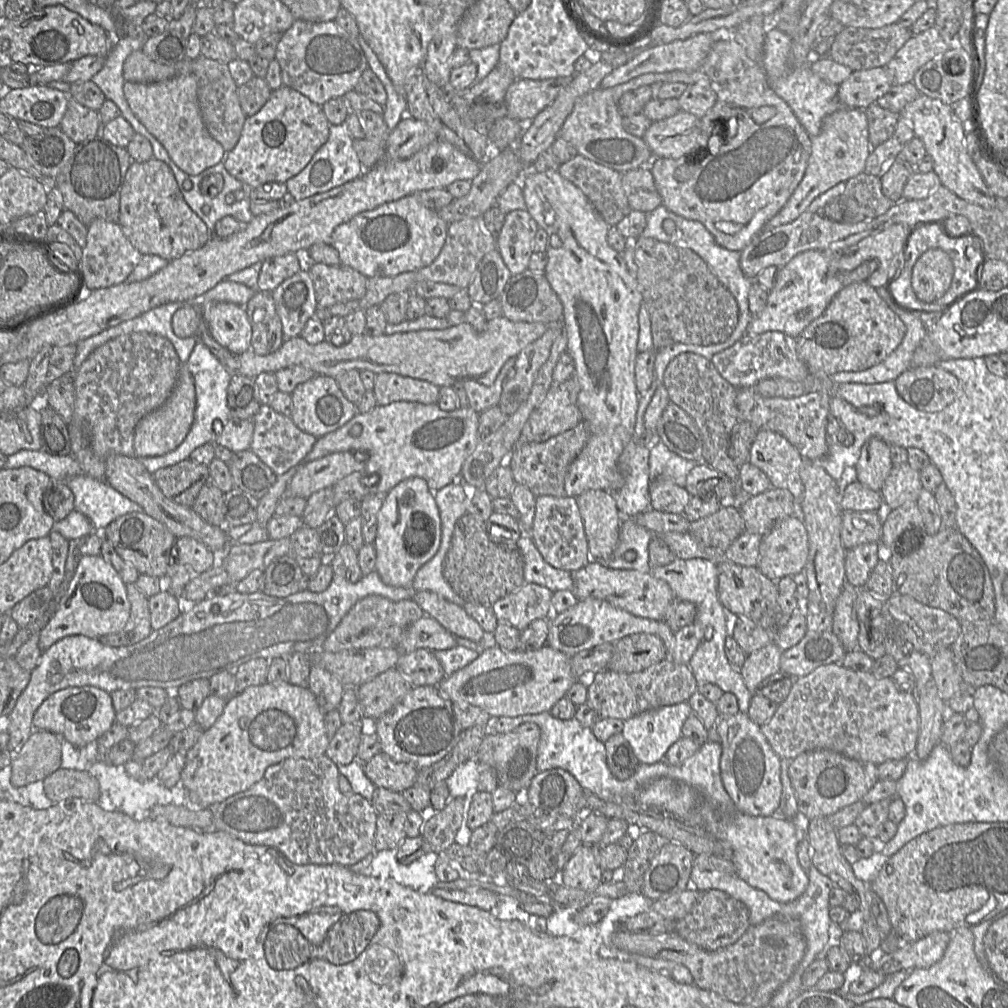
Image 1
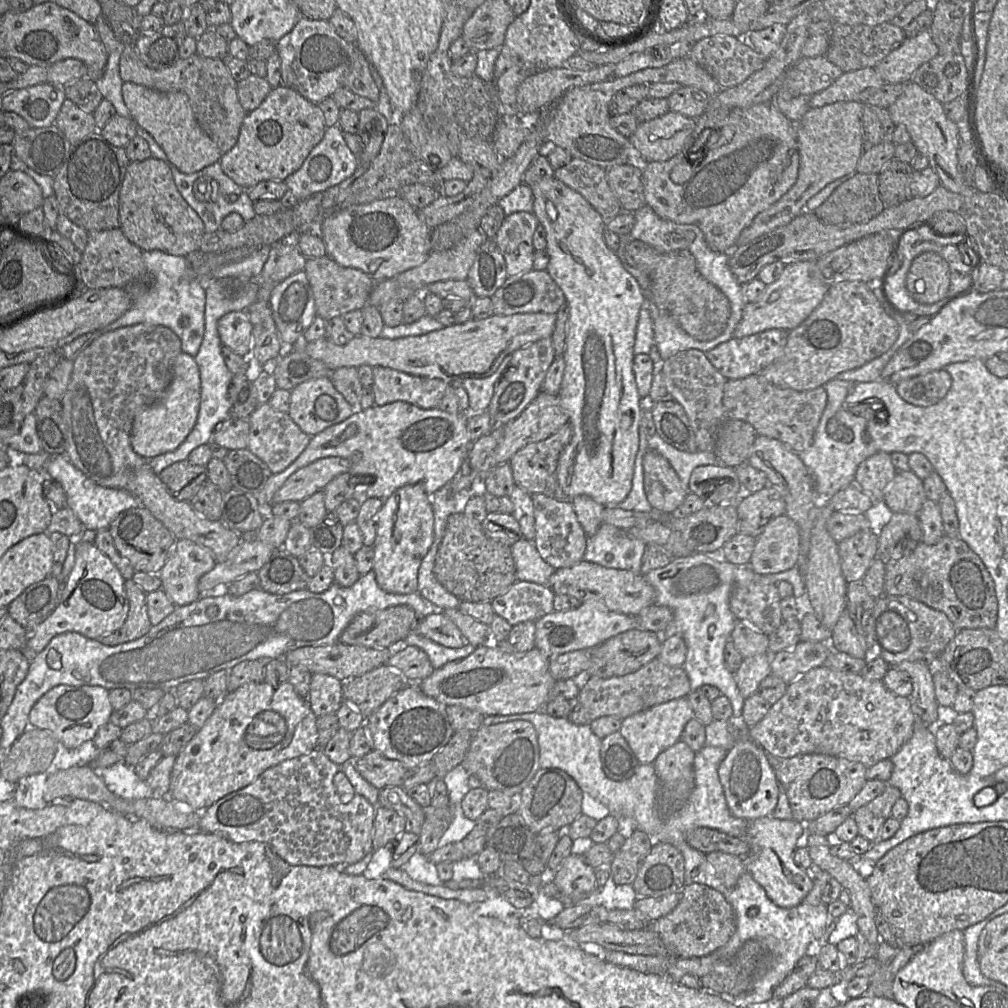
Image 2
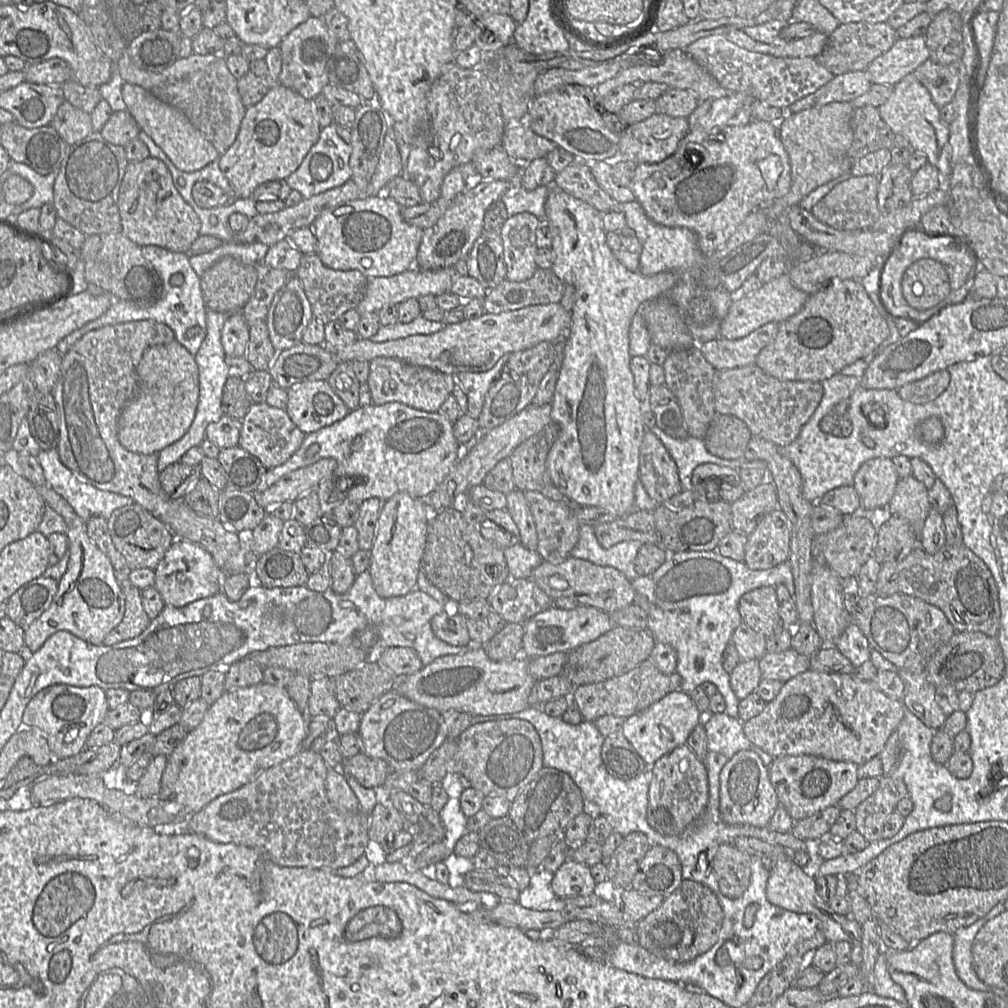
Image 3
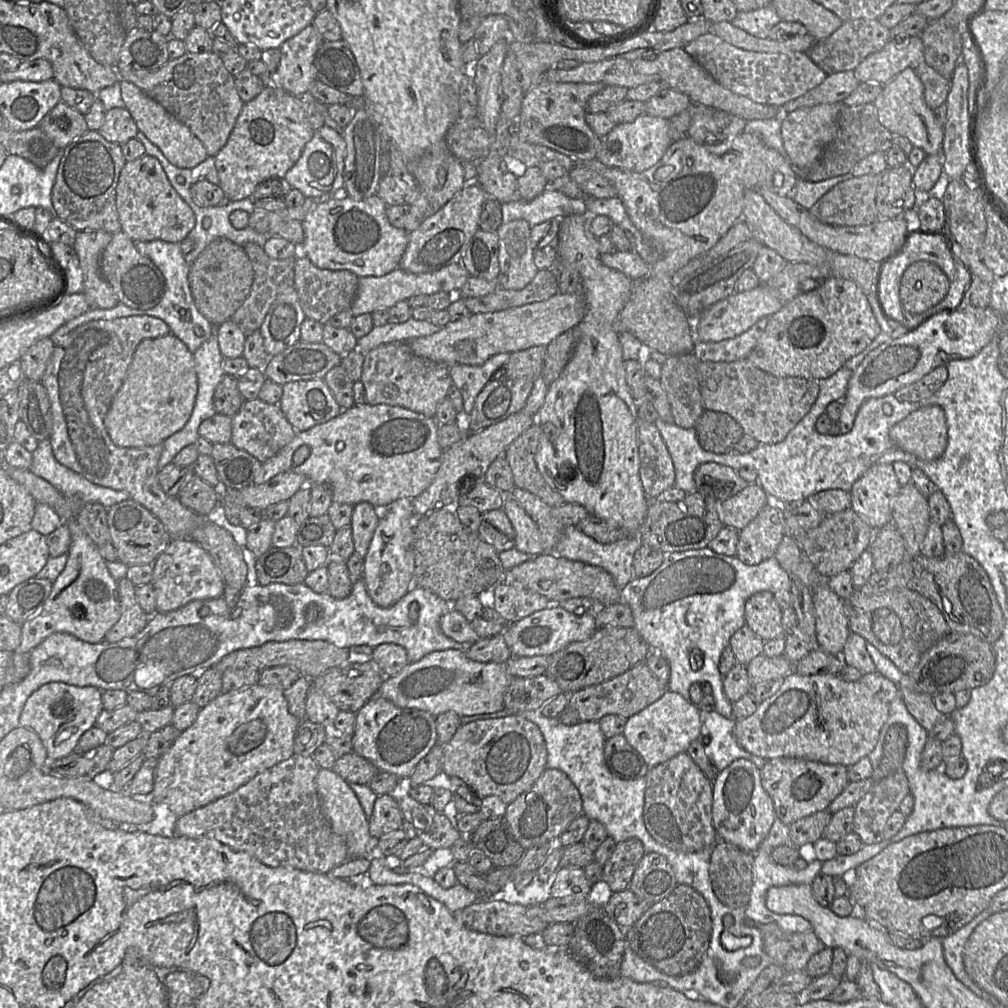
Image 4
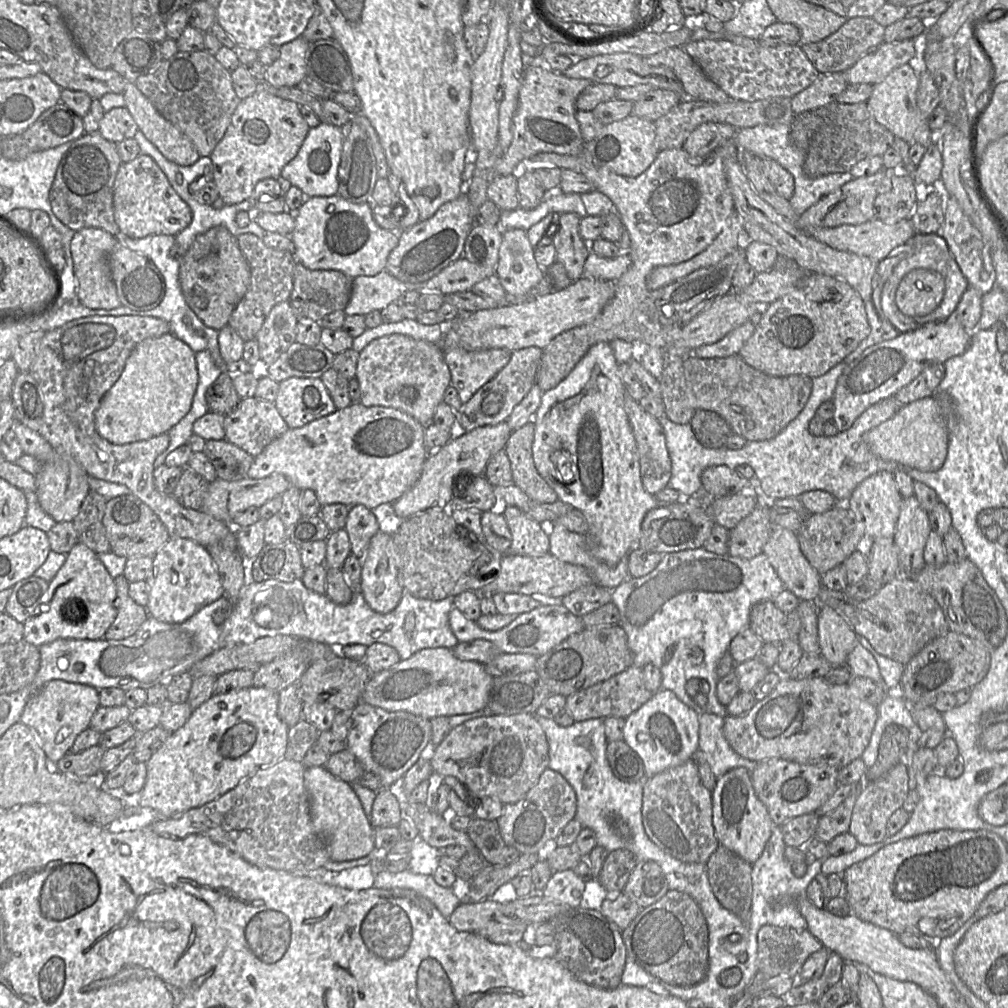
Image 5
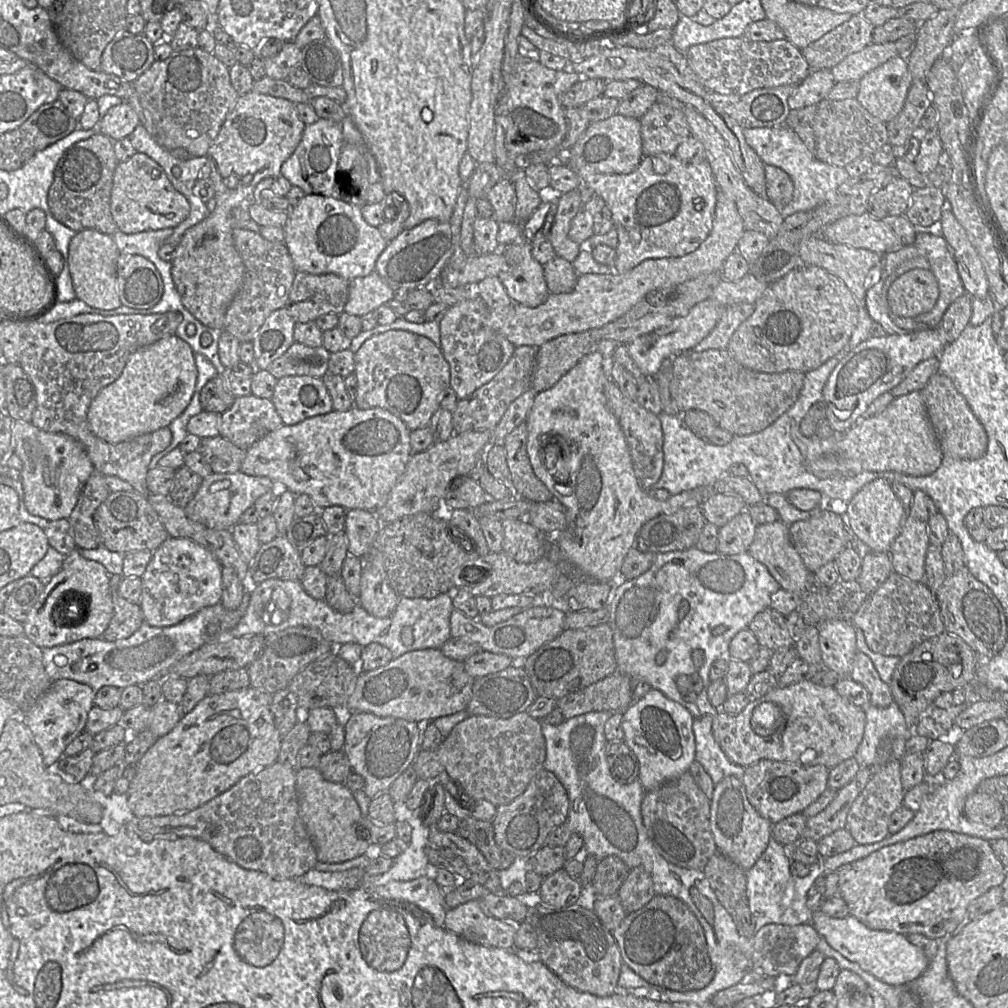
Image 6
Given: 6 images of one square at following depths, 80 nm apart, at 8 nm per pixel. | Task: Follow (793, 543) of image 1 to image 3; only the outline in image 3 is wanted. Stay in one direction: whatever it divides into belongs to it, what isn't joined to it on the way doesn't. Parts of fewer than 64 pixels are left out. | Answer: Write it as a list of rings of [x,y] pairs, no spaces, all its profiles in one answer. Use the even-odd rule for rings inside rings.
[[[777,508],[747,536],[744,562],[752,570],[765,570],[787,561],[789,551],[790,522]]]

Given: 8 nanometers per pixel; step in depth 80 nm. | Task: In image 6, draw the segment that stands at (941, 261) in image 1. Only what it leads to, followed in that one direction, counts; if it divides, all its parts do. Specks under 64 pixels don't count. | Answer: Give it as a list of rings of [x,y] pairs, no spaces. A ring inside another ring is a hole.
[[[911,269],[889,286],[887,302],[894,316],[912,318],[930,311],[939,297],[937,278],[930,269]]]

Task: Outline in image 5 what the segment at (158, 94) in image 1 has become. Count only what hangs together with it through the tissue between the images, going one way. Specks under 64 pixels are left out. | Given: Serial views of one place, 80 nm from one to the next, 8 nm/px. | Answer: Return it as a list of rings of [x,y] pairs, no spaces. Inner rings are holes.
[[[134,82],[126,83],[123,97],[138,129],[167,160],[180,166],[198,161],[200,156],[190,140],[155,109]]]

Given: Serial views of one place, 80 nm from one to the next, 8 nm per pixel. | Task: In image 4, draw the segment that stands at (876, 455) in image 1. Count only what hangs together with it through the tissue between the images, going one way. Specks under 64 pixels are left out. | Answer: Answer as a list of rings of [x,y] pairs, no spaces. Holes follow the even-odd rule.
[[[874,464],[853,484],[850,508],[876,531],[892,522],[892,501],[900,487],[892,464]]]

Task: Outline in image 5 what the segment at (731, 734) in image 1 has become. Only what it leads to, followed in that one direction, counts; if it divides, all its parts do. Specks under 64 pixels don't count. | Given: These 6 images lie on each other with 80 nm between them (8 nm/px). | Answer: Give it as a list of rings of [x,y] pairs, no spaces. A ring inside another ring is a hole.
[[[745,767],[734,768],[717,779],[712,790],[712,822],[720,845],[750,864],[761,856],[774,823],[767,807],[757,797],[751,773]]]

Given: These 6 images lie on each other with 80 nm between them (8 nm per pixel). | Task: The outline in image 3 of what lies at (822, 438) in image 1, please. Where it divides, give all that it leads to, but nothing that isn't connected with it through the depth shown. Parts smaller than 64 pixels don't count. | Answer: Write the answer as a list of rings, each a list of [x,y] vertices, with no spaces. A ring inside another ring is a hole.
[[[756,364],[717,371],[714,379],[715,410],[720,415],[731,415],[742,420],[752,436],[770,441],[779,447],[791,444],[809,421],[823,397],[823,387],[814,381],[781,381],[760,369]]]

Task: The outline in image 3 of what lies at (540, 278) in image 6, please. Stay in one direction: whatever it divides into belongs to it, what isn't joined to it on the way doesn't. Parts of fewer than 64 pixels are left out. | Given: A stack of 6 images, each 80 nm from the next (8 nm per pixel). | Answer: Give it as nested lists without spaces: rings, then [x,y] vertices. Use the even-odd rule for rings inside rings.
[[[529,212],[508,217],[499,233],[503,245],[506,279],[522,282],[530,279],[538,269],[535,263],[536,229],[540,219]]]

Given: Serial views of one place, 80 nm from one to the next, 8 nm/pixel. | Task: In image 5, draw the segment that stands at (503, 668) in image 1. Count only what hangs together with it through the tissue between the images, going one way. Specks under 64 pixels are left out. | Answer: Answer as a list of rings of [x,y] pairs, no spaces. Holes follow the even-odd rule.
[[[445,647],[426,648],[417,651],[408,659],[400,660],[398,663],[396,663],[395,665],[391,666],[388,669],[382,670],[377,673],[373,673],[370,680],[366,684],[366,687],[362,694],[361,702],[383,708],[390,712],[397,712],[397,711],[409,712],[426,719],[432,719],[440,716],[450,717],[455,715],[468,714],[484,709],[489,700],[489,694],[492,688],[492,684],[493,684],[493,677],[486,672],[484,664],[473,662],[473,661],[460,660],[453,654],[450,648],[445,648]]]

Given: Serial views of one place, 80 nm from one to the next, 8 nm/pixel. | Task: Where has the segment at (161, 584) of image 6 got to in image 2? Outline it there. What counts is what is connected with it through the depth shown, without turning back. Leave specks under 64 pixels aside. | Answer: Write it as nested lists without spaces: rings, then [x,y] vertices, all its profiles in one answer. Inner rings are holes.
[[[177,539],[159,572],[161,589],[176,607],[190,604],[201,597],[198,582],[216,563],[213,554],[206,548],[190,540]]]

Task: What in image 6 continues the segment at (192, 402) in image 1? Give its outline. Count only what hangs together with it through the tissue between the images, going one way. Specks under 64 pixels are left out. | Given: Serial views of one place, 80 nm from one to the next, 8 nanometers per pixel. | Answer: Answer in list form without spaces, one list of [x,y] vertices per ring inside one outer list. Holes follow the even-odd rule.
[[[175,334],[132,353],[120,377],[91,402],[87,421],[95,436],[118,444],[167,427],[190,404],[198,371],[192,348]]]

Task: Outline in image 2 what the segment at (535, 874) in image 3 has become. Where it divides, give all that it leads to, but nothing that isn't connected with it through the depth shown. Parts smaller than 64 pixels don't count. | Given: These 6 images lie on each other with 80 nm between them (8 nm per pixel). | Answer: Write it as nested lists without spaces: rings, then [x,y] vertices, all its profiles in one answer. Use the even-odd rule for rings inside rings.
[[[546,868],[539,876],[532,876],[527,885],[528,891],[533,895],[533,902],[524,909],[519,909],[521,917],[530,917],[549,922],[559,914],[565,906],[561,901],[546,895],[543,885],[554,881],[555,871]]]

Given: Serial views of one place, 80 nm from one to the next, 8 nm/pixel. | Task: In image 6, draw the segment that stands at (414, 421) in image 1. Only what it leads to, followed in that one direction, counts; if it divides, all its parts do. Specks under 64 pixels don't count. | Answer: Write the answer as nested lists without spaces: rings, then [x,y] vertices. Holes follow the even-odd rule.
[[[352,406],[347,411],[333,410],[295,425],[282,425],[268,433],[246,450],[240,472],[270,478],[278,486],[278,492],[286,488],[295,495],[307,494],[317,509],[337,505],[346,510],[374,511],[385,503],[413,455],[410,433],[398,417],[379,407],[361,410]]]

